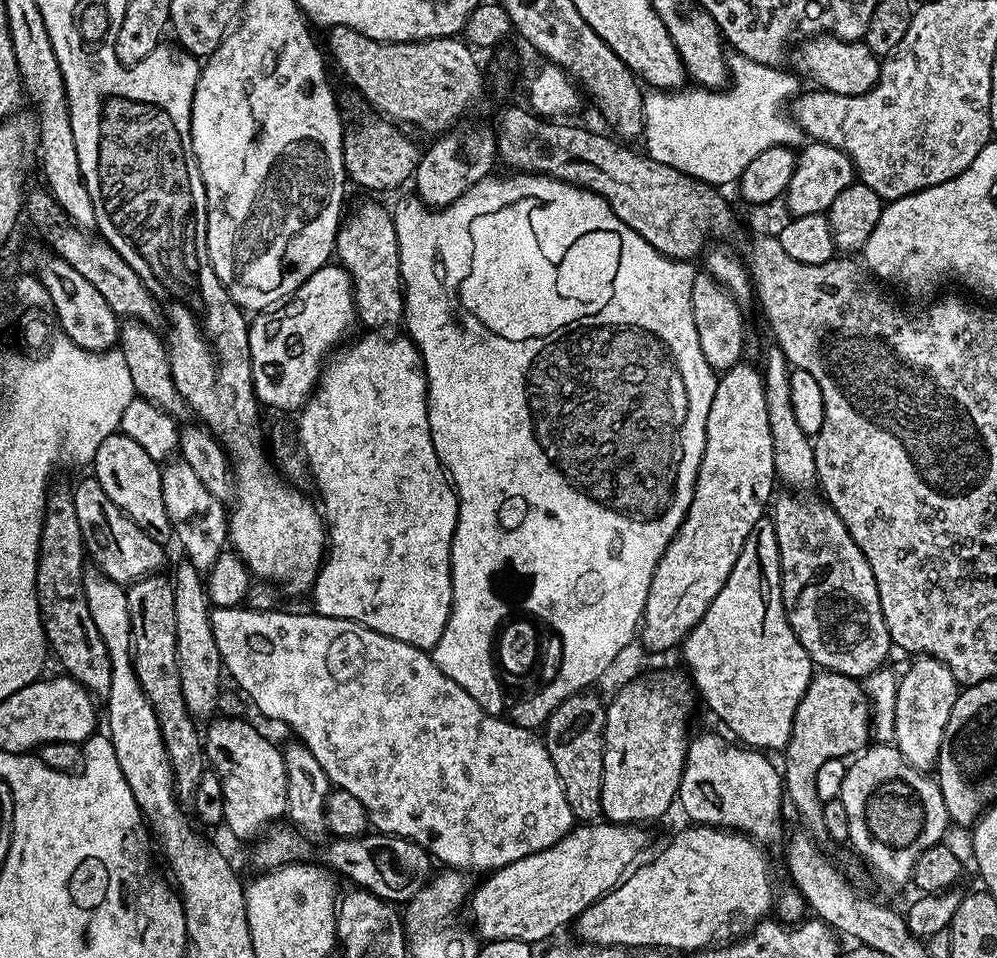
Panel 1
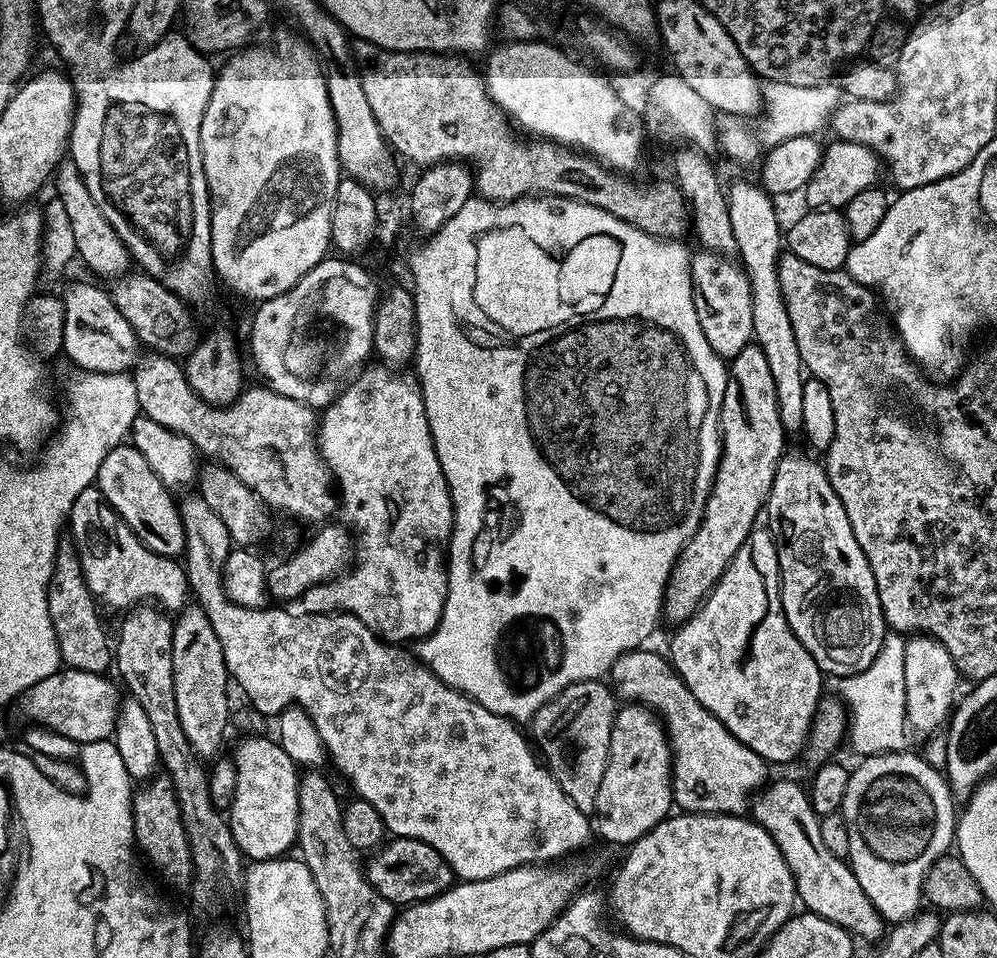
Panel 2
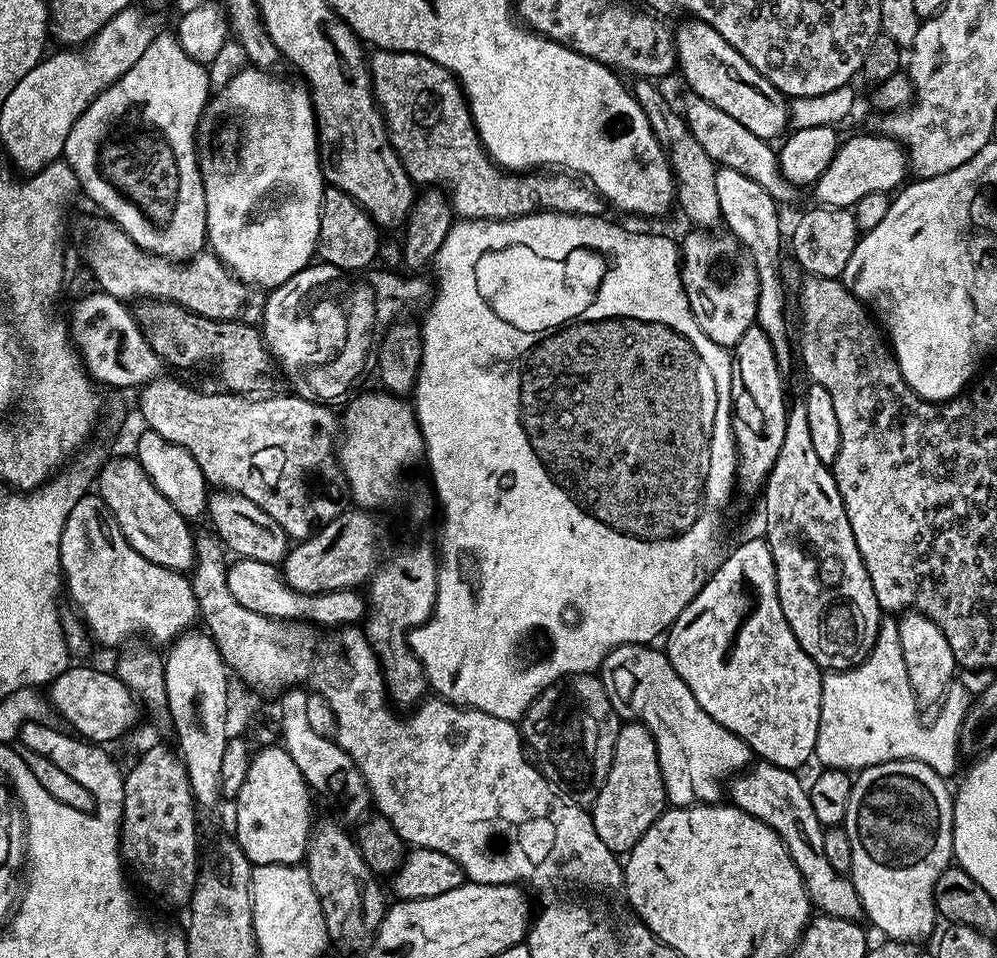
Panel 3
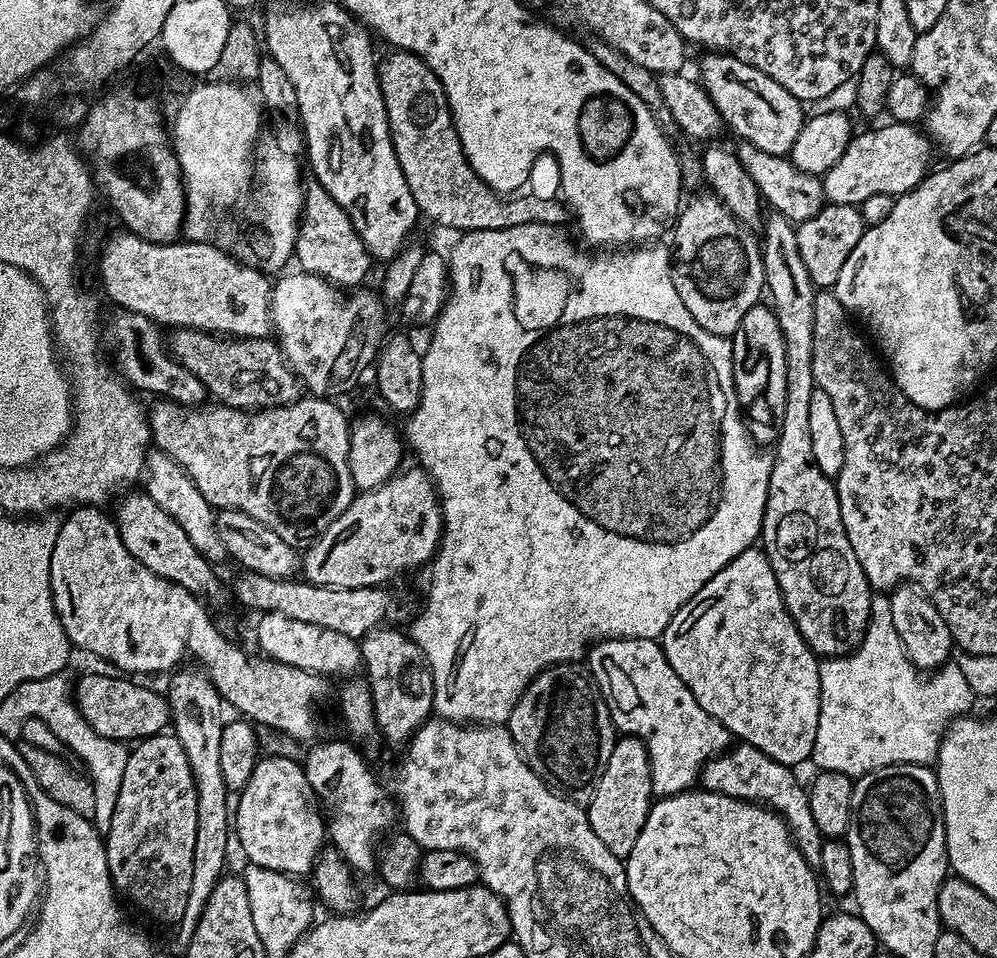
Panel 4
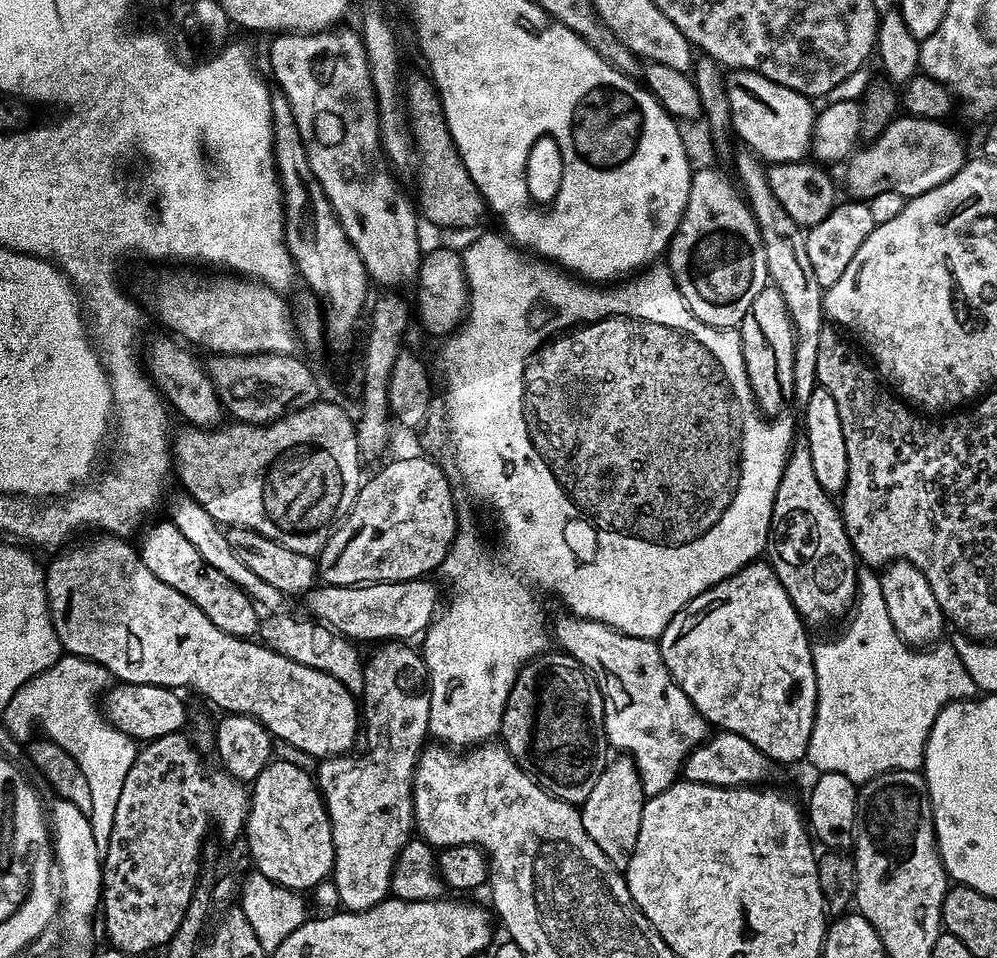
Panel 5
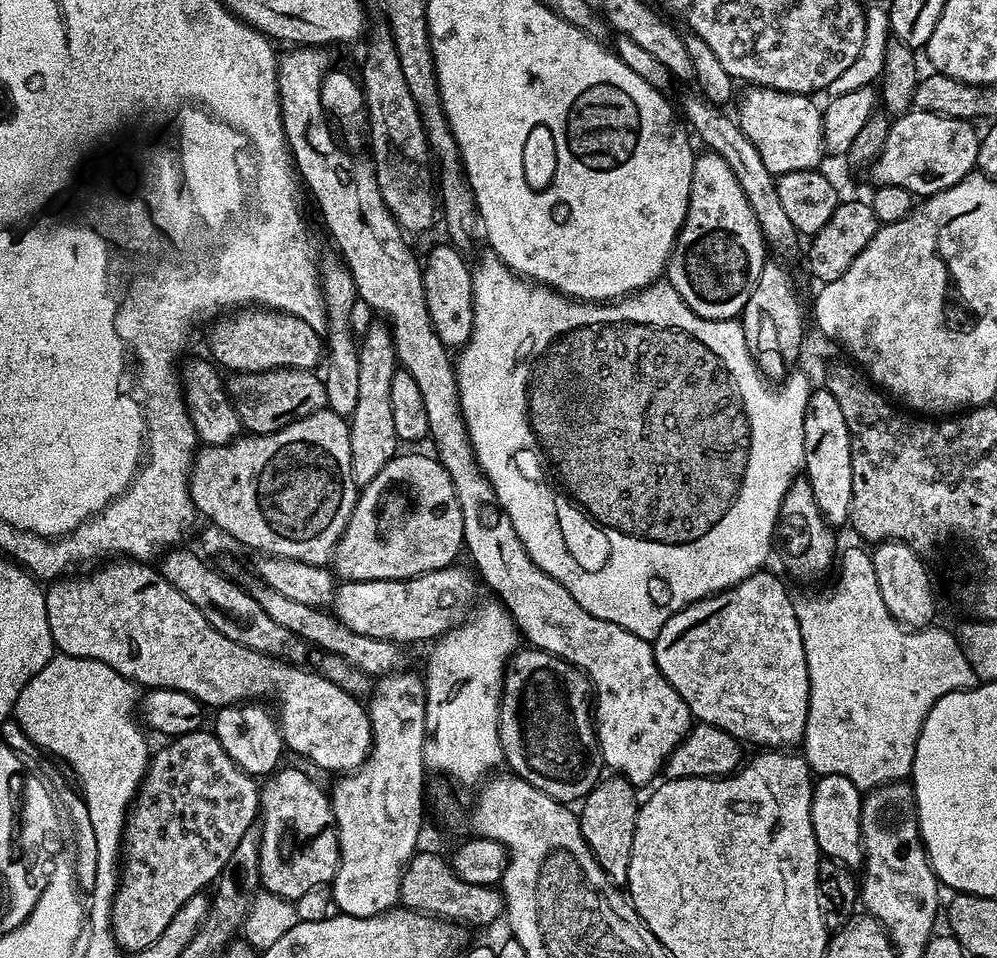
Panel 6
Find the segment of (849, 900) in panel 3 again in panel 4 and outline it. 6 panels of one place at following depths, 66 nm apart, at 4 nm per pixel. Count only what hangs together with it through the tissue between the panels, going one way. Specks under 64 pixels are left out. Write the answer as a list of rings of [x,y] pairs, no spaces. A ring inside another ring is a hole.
[[[743,742],[733,743],[726,752],[706,761],[700,771],[698,784],[705,792],[721,792],[730,798],[750,800],[754,804],[762,804],[771,808],[786,822],[792,835],[792,841],[806,858],[810,865],[819,865],[822,846],[826,837],[818,830],[818,822],[814,822],[814,804],[808,801],[808,792],[800,785],[800,780],[795,776],[793,769],[782,762],[774,762],[762,750]]]

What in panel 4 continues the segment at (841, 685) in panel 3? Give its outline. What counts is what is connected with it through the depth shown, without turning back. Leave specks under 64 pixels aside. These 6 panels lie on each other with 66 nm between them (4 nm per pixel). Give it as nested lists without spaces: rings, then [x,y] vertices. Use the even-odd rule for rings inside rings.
[[[873,595],[868,628],[862,642],[848,655],[825,659],[820,665],[820,713],[811,763],[816,763],[820,772],[841,772],[853,778],[895,764],[935,765],[944,731],[952,721],[969,715],[973,711],[972,703],[977,703],[977,700],[962,670],[958,670],[954,662],[927,674],[922,674],[921,669],[912,665],[898,638],[898,630],[894,630],[888,596]]]

